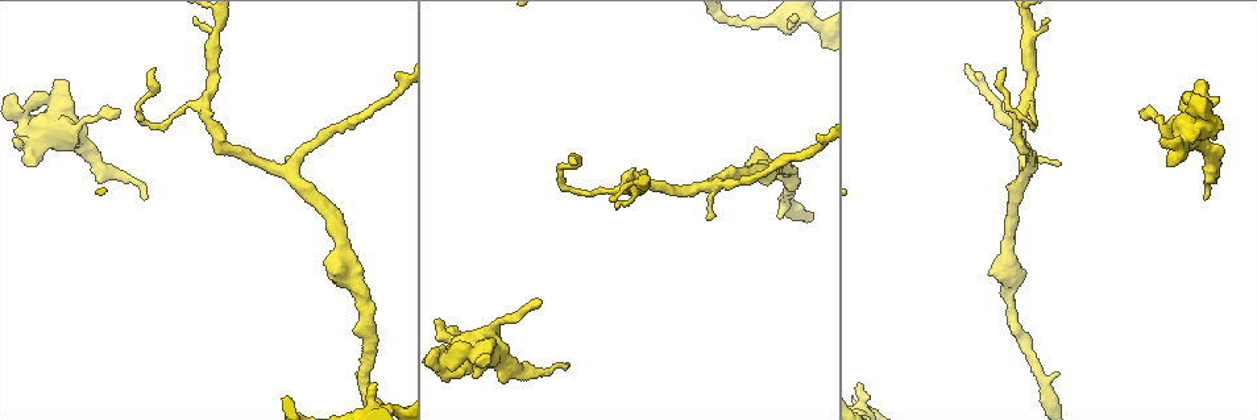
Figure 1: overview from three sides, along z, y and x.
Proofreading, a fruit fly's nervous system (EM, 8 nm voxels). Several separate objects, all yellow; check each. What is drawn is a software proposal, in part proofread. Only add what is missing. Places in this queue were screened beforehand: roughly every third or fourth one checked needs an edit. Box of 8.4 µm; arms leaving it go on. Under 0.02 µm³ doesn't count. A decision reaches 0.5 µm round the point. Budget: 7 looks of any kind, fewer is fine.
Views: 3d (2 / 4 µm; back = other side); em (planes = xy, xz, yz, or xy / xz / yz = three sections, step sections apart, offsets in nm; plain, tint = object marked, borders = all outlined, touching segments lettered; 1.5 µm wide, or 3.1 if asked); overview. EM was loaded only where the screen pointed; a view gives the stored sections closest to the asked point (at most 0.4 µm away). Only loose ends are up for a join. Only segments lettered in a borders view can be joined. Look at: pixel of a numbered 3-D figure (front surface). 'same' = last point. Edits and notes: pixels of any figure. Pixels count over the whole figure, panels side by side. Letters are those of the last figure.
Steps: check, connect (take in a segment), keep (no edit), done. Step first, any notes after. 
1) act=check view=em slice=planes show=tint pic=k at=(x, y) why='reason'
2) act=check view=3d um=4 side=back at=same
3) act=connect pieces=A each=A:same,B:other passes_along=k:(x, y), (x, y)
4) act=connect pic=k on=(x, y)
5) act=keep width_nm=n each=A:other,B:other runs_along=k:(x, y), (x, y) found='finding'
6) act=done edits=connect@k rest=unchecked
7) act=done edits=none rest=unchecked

act=check view=3d um=2 pic=1 at=(1003, 70)

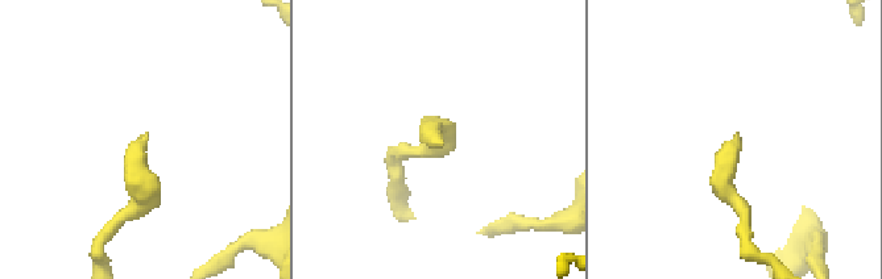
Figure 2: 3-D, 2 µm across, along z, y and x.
act=check view=em slice=planes show=borders pic=2 at=(147, 142)

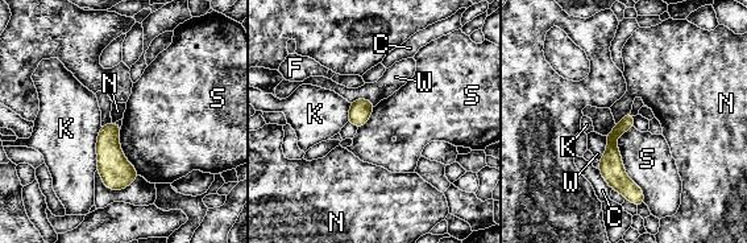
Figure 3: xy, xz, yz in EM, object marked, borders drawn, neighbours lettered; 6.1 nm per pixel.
act=keep each=C:other,F:other,K:other,N:other,S:other,W:other border=3:(633, 126), (617, 147), (644, 202) found='no lettered segment goes on from it'

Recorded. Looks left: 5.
act=check view=3d um=2 pic=1 at=(145, 196) why='branch stops here'

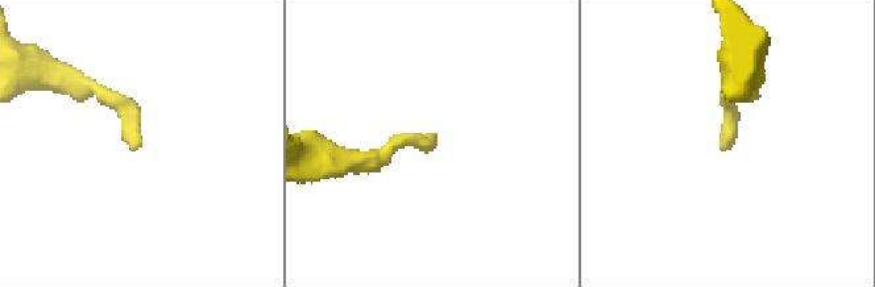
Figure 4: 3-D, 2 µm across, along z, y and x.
act=check view=em slice=planes show=borders pic=4 at=(435, 137) why='shape alone is not enough'

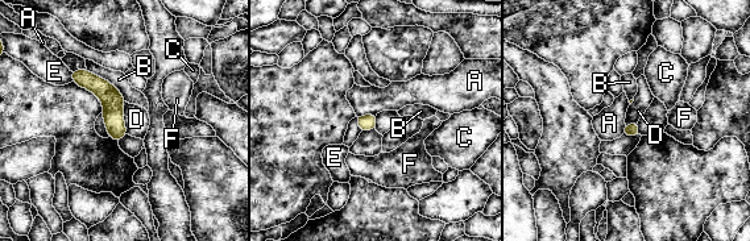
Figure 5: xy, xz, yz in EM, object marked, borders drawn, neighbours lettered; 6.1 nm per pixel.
act=keep each=A:other,B:other,C:other,D:other,E:other,F:other border=5:(124, 102), (127, 133) found='none of them fits'

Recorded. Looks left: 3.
act=check view=em slice=planes show=borders pic=1 at=(33, 164)

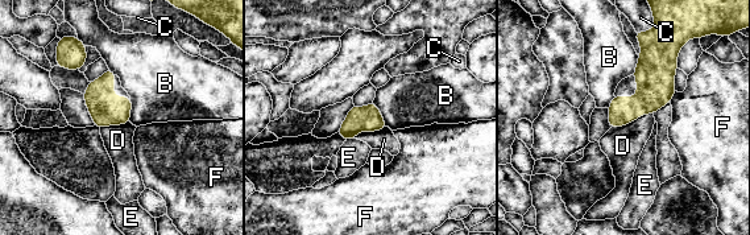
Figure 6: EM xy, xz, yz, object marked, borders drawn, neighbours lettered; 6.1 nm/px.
act=connect pieces=D longest_contact=D:280nm each=B:other,C:other,D:same,E:other,F:other passes_along=6:(655, 89), (632, 122), (622, 145) found='it goes on there'

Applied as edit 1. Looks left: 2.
act=done edits=connect@6 rest=unchecked

